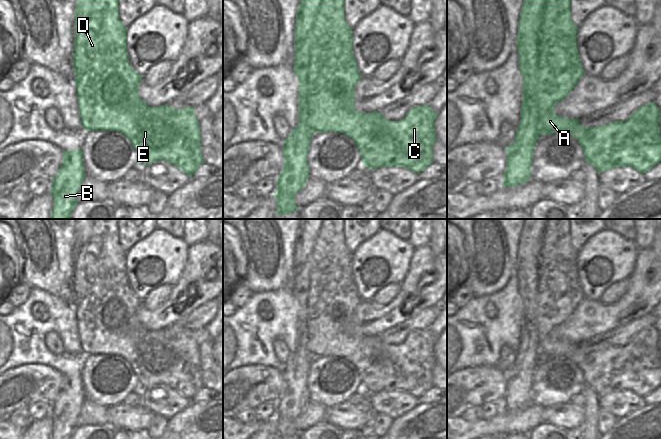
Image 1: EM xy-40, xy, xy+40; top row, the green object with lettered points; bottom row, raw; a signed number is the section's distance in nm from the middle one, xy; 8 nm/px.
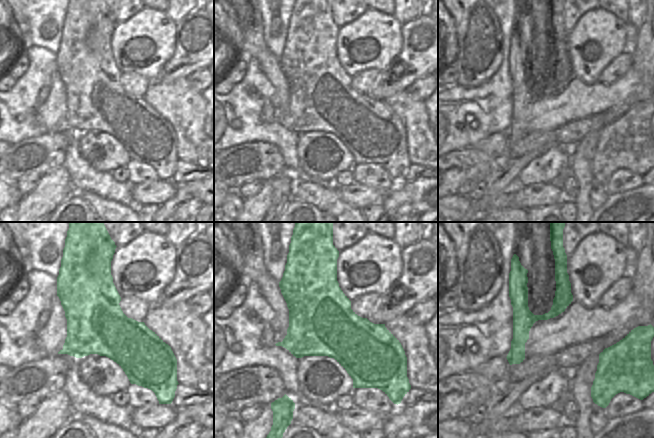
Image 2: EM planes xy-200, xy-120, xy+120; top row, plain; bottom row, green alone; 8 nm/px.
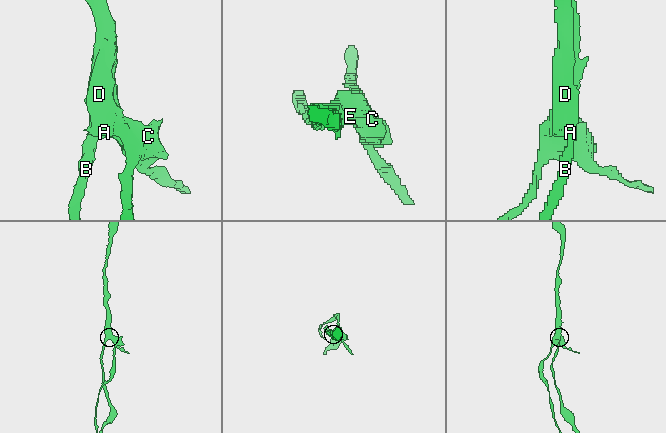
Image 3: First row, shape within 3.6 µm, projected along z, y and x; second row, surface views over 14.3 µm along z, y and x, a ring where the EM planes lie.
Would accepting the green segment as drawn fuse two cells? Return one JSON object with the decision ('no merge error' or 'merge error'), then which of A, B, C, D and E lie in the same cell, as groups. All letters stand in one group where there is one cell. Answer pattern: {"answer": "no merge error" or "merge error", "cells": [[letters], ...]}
{"answer": "merge error", "cells": [["A", "C", "D", "E"], ["B"]]}

